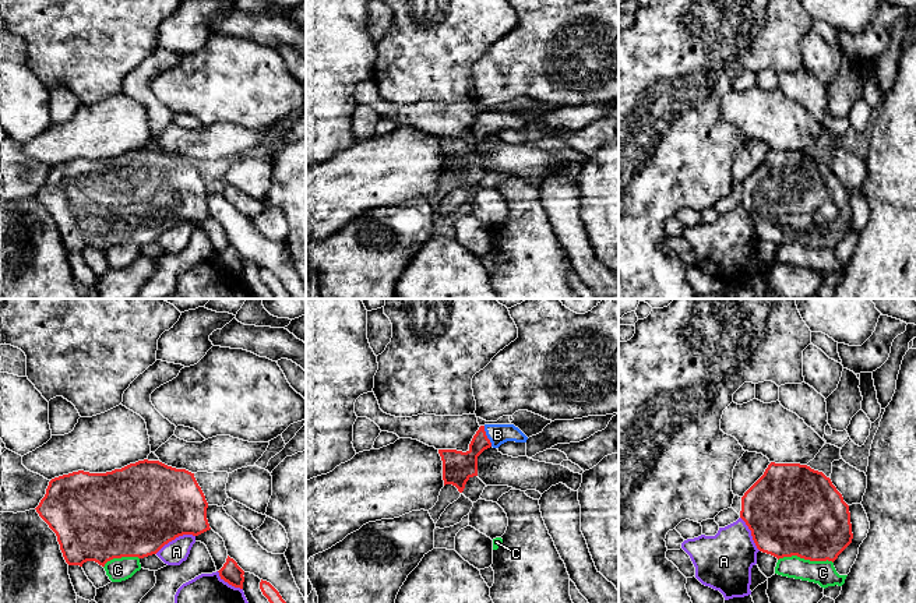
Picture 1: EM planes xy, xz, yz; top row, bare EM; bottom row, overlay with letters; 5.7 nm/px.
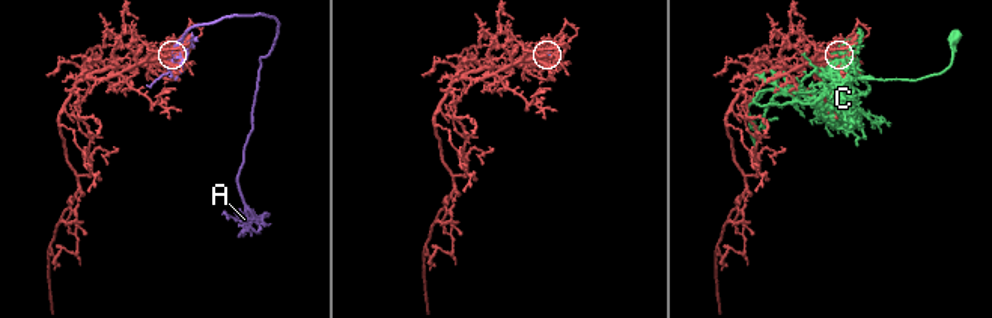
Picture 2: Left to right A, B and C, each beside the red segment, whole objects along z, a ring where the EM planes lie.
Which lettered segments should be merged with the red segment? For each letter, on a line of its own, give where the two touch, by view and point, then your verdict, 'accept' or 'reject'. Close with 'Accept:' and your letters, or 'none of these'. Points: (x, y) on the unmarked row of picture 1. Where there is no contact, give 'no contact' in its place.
A: xy (175, 225) | reject
B: xz (486, 123) | accept
C: yz (806, 246) | reject
Accept: B

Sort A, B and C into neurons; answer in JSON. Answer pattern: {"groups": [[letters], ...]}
{"groups": [["A"], ["B"], ["C"]]}

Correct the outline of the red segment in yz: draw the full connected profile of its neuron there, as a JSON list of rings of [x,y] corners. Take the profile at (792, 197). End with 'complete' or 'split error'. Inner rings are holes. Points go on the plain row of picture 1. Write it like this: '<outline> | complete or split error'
[[[771,149],[764,162],[741,184],[740,205],[751,218],[757,236],[778,247],[797,243],[810,248],[834,250],[853,226],[849,193],[842,181],[822,159],[800,151]]] | complete

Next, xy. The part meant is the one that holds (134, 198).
[[[144,147],[106,161],[78,158],[54,165],[35,197],[56,221],[68,253],[95,248],[105,254],[113,246],[144,246],[179,223],[209,218],[207,195],[194,161]]] | complete

